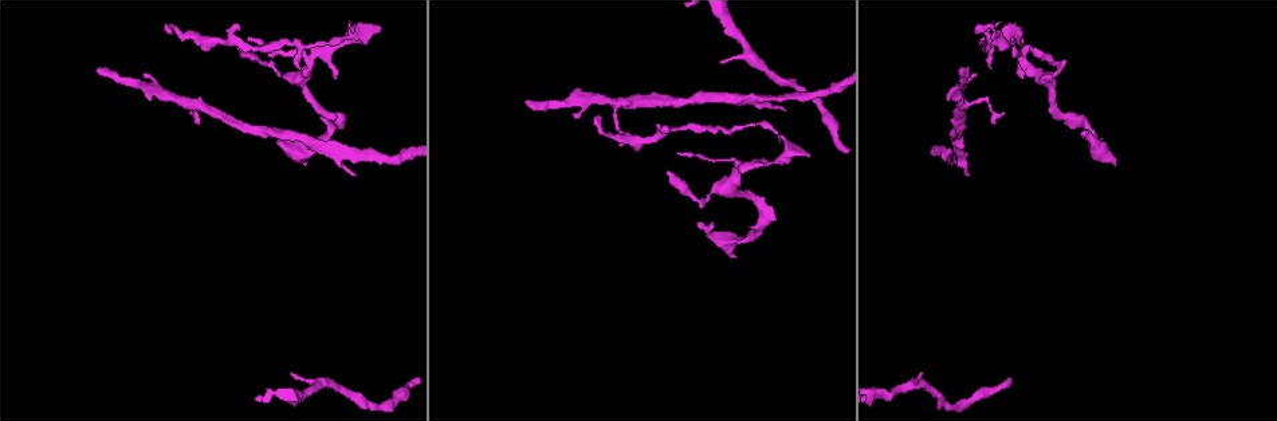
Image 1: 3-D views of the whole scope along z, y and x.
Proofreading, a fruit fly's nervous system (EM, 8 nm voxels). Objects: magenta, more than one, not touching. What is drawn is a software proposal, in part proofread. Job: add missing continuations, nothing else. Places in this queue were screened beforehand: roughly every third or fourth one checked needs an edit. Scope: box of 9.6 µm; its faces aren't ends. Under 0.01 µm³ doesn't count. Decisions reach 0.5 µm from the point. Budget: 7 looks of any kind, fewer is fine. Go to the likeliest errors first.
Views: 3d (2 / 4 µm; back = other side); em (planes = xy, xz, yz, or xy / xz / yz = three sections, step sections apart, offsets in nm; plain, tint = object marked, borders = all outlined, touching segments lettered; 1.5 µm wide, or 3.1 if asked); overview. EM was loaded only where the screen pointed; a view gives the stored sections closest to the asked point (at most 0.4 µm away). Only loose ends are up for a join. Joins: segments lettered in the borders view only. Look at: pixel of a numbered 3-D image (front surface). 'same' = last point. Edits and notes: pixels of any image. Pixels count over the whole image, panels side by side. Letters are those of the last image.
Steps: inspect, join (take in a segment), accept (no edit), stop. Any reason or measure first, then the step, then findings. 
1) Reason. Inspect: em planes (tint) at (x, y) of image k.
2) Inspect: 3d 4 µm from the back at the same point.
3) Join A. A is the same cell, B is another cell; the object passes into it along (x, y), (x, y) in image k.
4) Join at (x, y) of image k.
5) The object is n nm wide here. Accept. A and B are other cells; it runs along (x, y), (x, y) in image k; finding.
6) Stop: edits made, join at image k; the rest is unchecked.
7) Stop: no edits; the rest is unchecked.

Branch stops here. Inspect: em planes (borders) at (961, 70) of image 1.

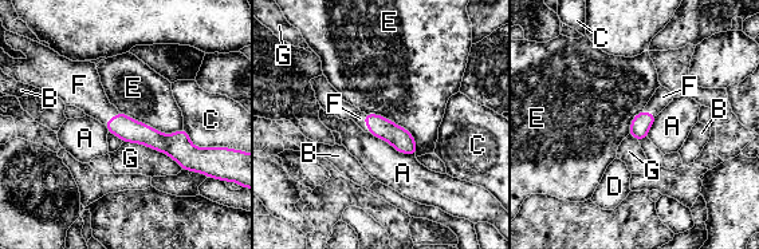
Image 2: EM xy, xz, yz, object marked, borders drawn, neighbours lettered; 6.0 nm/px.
Join at (360, 118) of image 2. F is the same cell, A, B, C, D, E and G are other cells; the object passes into it along (401, 139), (365, 123), (360, 118) in image 2; it goes on there.

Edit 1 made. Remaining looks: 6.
Inspect: overview.

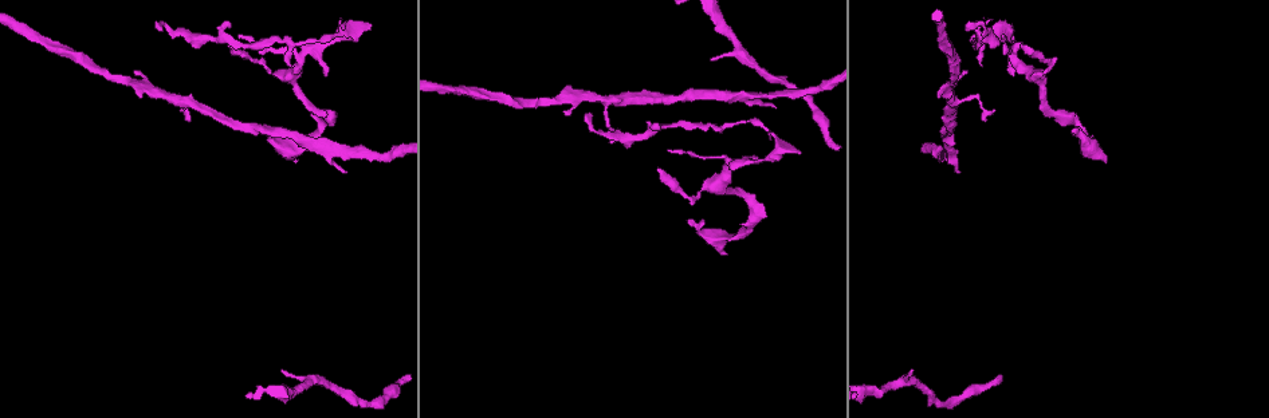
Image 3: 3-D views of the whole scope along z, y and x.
Tapers out. Inspect: 3d 4 µm at (160, 30) of image 3.

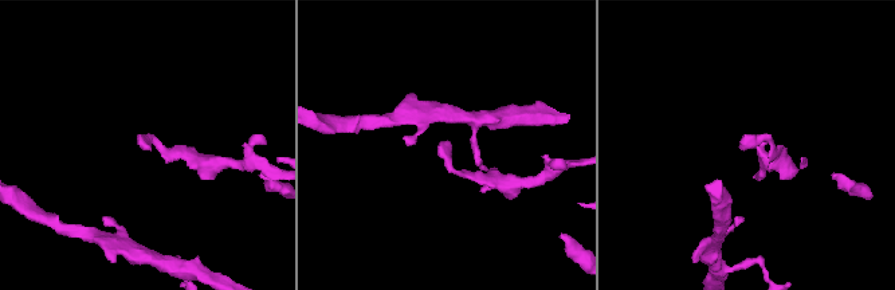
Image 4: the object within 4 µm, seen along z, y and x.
Inspect: em xz step 8 (tint) at (447, 142) of image 4.

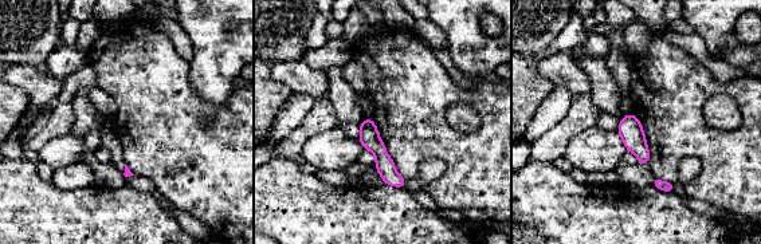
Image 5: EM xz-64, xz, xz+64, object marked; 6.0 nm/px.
Inspect: em planes (borders) at the same point.

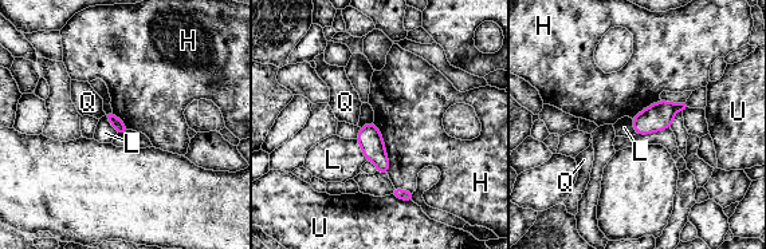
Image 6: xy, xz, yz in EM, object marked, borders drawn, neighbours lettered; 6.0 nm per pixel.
The longest contact is with H, 320 nm. Accept. H, L, Q and U are other cells; a border runs along (373, 122), (385, 149), (388, 173) in image 6; no lettered segment goes on from it.

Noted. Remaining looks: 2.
Stop: edits made, join at image 2; the rest is unchecked.

